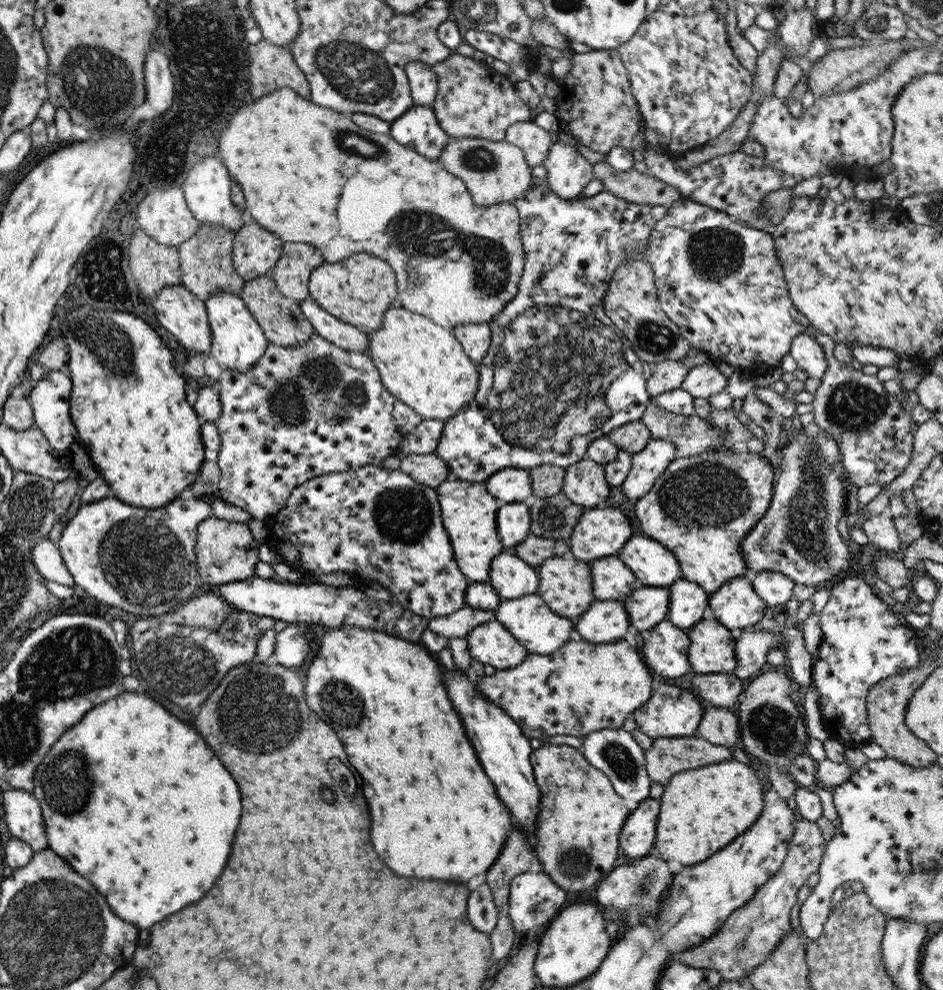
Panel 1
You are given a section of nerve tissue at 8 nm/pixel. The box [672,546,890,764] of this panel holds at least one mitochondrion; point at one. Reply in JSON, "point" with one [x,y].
{"point":[772,727]}

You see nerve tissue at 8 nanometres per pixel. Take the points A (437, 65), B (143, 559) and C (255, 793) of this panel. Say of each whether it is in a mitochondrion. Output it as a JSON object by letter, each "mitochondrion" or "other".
{"A":"other","B":"mitochondrion","C":"other"}

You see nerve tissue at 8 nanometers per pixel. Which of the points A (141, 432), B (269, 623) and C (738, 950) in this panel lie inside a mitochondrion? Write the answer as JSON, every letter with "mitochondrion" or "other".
{"A":"other","B":"other","C":"mitochondrion"}

